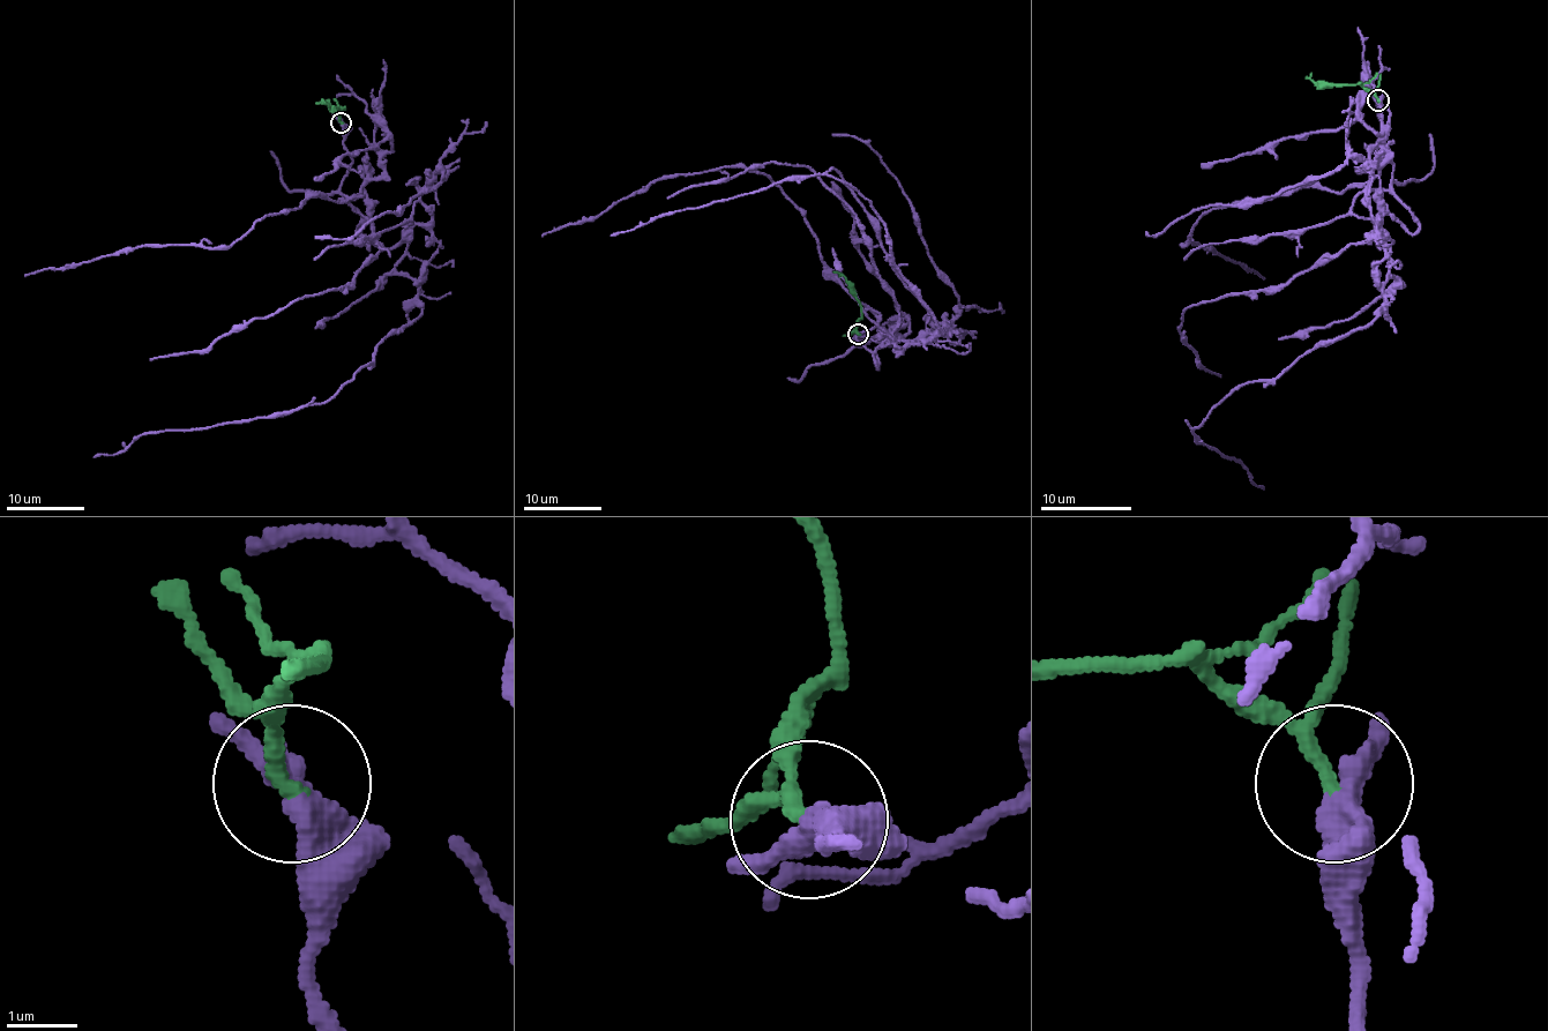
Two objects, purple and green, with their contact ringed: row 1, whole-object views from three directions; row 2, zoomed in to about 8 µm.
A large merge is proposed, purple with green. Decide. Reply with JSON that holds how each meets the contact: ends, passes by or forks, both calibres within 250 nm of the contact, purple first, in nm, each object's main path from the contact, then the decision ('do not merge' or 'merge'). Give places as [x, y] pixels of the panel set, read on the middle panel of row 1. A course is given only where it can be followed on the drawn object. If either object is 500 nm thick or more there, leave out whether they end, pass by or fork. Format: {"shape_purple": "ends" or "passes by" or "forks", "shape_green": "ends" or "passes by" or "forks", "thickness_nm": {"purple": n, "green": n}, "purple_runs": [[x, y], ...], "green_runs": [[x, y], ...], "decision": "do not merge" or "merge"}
{"shape_purple": "passes by", "shape_green": "passes by", "thickness_nm": {"purple": 400, "green": 170}, "purple_runs": [[858, 335], [937, 331], [885, 222], [840, 179], [610, 236]], "green_runs": [[858, 334], [855, 321], [861, 315], [861, 306], [846, 278], [832, 270]], "decision": "merge"}

